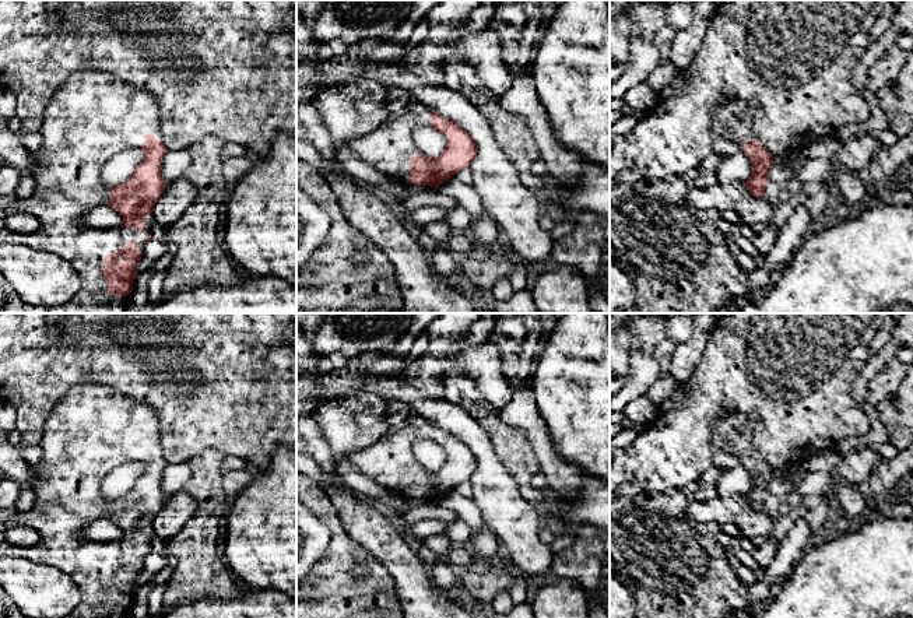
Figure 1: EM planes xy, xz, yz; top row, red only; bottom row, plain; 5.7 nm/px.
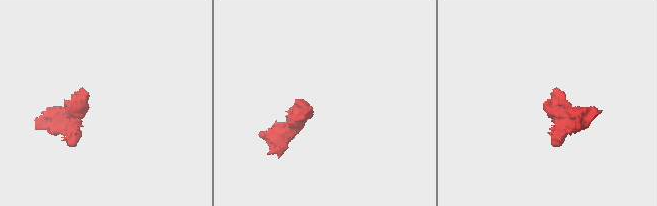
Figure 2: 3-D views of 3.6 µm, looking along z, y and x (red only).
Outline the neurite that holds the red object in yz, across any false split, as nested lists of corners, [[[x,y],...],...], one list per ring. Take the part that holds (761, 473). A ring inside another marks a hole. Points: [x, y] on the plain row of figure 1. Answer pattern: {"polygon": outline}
{"polygon": [[[724,407],[717,411],[710,426],[714,446],[737,456],[751,473],[752,488],[742,498],[752,509],[765,510],[765,499],[769,496],[768,485],[775,470],[754,453],[747,428],[747,415]]]}

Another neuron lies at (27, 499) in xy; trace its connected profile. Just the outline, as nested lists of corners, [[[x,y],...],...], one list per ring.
[[[34,487],[21,488],[20,499],[15,505],[17,513],[27,513],[36,501],[36,494]]]

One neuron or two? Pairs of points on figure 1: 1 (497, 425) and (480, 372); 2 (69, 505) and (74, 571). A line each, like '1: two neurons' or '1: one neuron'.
1: two neurons
2: one neuron

